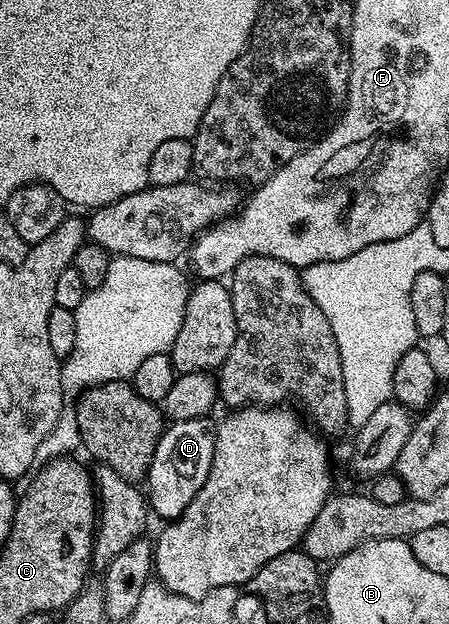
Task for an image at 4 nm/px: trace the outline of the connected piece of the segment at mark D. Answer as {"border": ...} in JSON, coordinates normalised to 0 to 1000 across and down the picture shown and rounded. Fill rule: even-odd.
{"border":[[[454,668],[381,678],[354,702],[350,726],[341,726],[341,739],[327,753],[323,798],[334,817],[343,824],[347,819],[363,835],[399,832],[403,822],[412,822],[421,803],[439,796],[448,777],[457,777],[457,764],[465,764],[481,694],[474,678],[470,684],[470,675],[468,670]]]}

